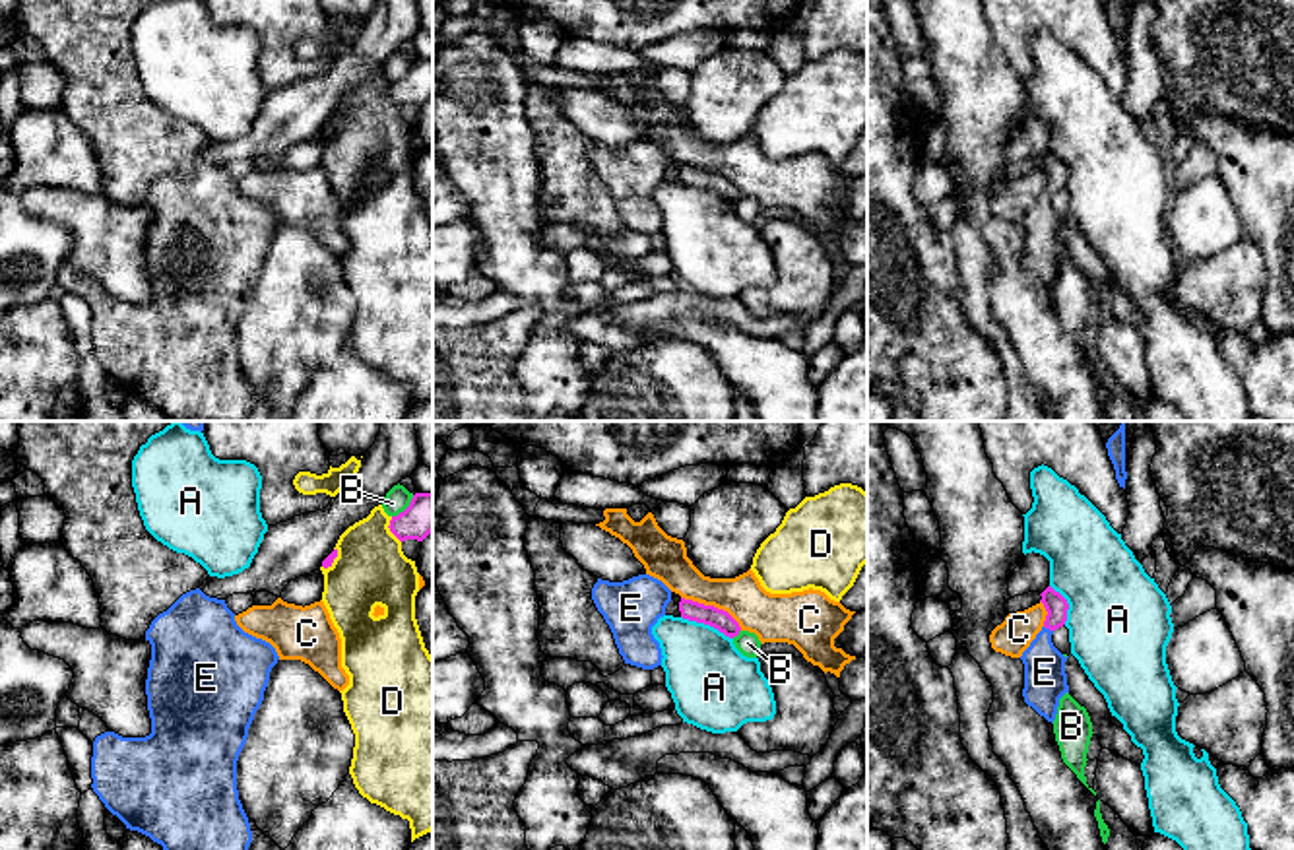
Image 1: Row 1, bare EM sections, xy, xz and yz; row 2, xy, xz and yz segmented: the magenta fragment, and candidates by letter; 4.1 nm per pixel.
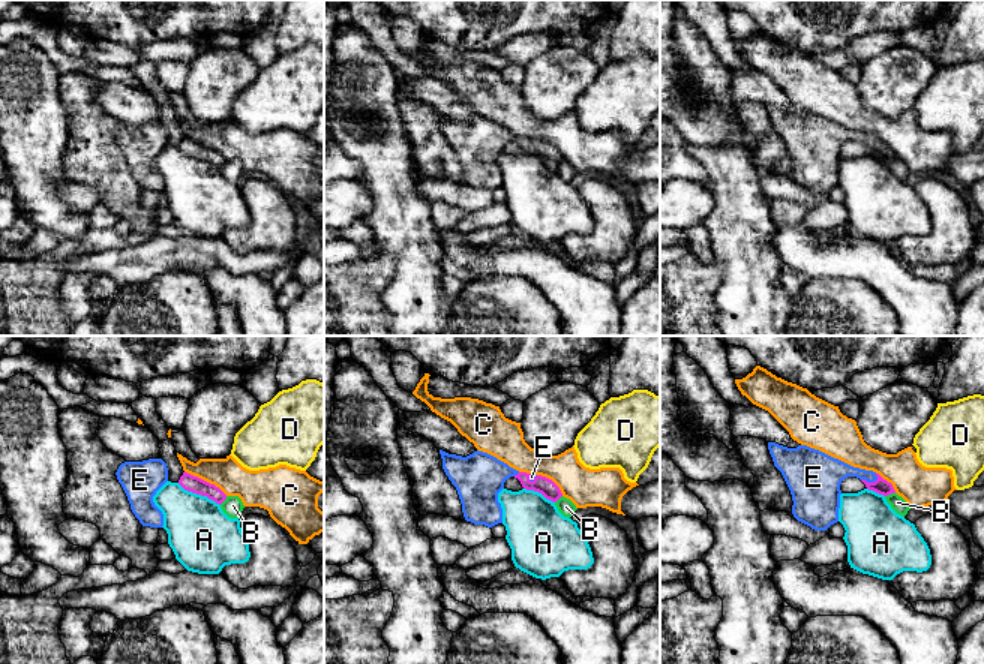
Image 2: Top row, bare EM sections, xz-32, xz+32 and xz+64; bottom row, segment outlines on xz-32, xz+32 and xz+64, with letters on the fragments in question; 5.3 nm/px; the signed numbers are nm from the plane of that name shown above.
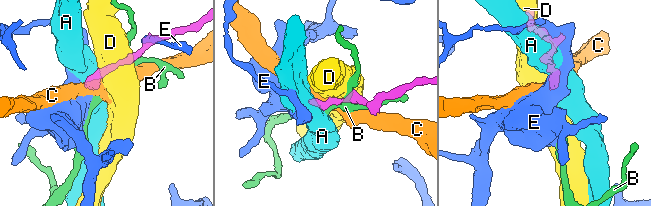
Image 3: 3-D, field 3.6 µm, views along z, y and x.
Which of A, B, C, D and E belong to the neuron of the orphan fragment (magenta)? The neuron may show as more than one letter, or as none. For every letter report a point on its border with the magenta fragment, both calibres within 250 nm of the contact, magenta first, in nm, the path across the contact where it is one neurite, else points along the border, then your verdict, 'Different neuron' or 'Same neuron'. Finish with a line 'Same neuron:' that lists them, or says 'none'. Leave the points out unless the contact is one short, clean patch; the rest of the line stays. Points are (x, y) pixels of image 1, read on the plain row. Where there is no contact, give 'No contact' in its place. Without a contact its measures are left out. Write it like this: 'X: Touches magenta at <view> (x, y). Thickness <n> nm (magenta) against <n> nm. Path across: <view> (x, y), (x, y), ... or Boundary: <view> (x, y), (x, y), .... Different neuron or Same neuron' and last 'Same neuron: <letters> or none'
A: Touches magenta at xz (707, 189). Thickness 90 nm (magenta) against 360 nm. Boundary: xz (681, 181), (709, 189), (732, 204). Different neuron
B: Touches magenta at xz (736, 200). Thickness 90 nm (magenta) against 100 nm. Different neuron
C: Touches magenta at xz (712, 171). Thickness 90 nm (magenta) against 190 nm. Boundary: xz (681, 162), (722, 173), (742, 195). Different neuron
D: Touches magenta at xy (390, 96). Thickness 160 nm (magenta) against 300 nm. Boundary: xy (390, 82), (388, 96), (400, 107). Different neuron
E: Touches magenta at yz (1048, 193). Thickness 90 nm (magenta) against 180 nm. Path across: yz (1056, 171), (1056, 183), (1048, 193), (1044, 231). Same neuron
Same neuron: E

